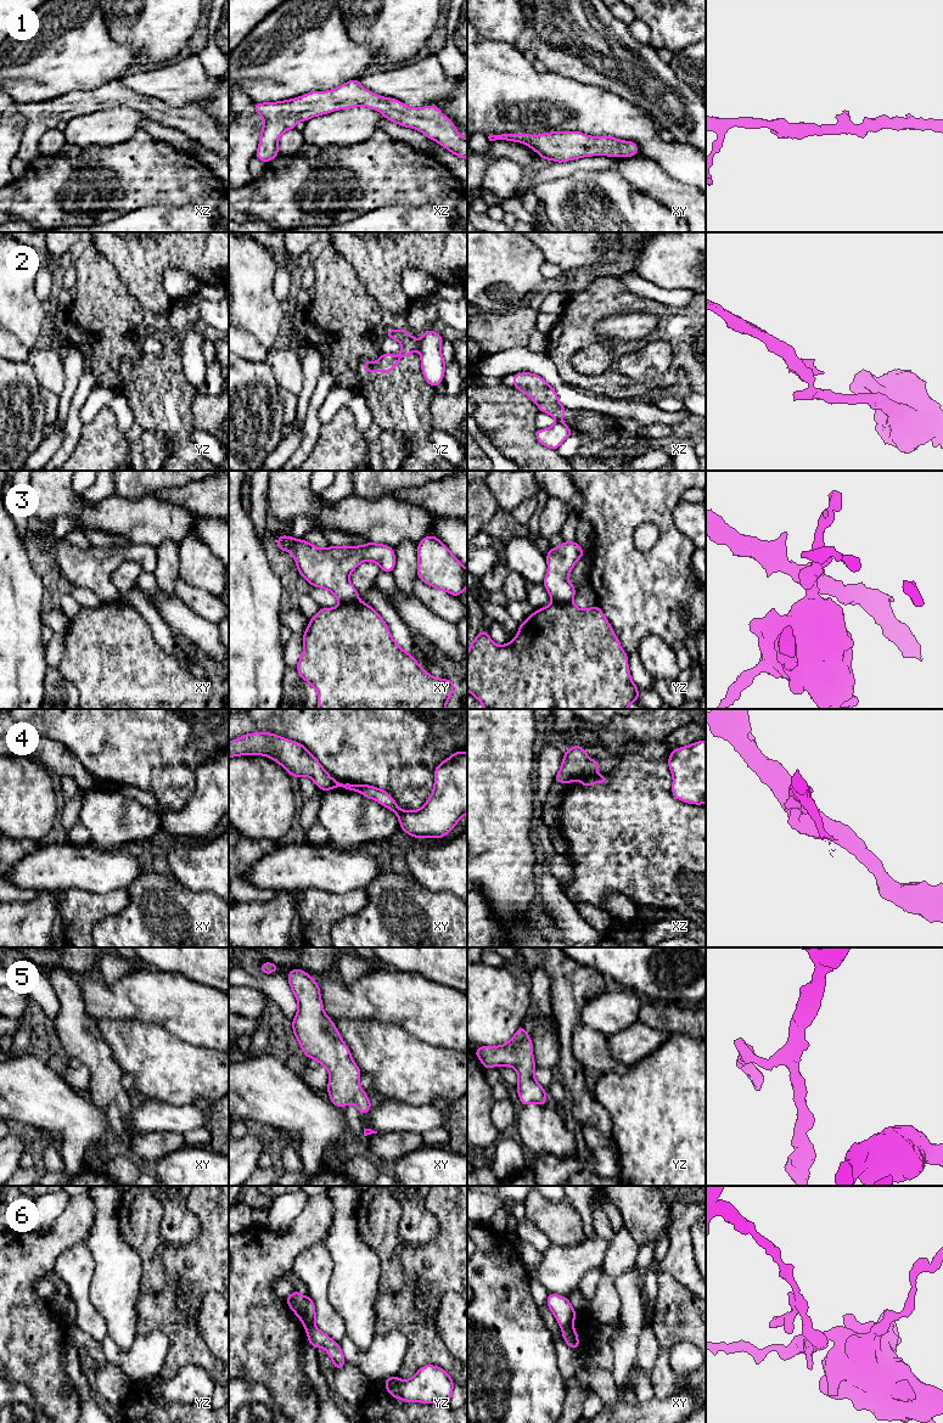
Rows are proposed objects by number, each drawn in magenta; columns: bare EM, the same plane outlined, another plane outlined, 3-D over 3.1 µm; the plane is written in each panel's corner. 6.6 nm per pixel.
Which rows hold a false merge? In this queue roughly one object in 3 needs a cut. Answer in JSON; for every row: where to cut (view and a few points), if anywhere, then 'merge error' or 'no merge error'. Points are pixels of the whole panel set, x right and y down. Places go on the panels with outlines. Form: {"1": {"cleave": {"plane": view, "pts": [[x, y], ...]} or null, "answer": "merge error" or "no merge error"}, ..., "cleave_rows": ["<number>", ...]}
{"1": {"cleave": null, "answer": "no merge error"}, "2": {"cleave": {"plane": "yz", "pts": [[417, 346], [419, 349]]}, "answer": "merge error"}, "3": {"cleave": {"plane": "yz", "pts": [[553, 601], [571, 602]]}, "answer": "merge error"}, "4": {"cleave": {"plane": "xz", "pts": [[594, 774], [581, 779]]}, "answer": "merge error"}, "5": {"cleave": {"plane": "xy", "pts": [[330, 1074], [355, 1078], [358, 1080]]}, "answer": "merge error"}, "6": {"cleave": {"plane": "xy", "pts": [[571, 1325], [562, 1329]]}, "answer": "merge error"}, "cleave_rows": ["2", "3", "4", "5", "6"]}

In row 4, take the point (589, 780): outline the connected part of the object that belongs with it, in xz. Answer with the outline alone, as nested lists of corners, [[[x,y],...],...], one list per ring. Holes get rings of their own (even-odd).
[[[588,775],[579,780],[579,783],[585,787],[591,786],[594,783],[607,783],[607,782],[608,782],[608,778],[605,775],[597,775],[597,776]]]

